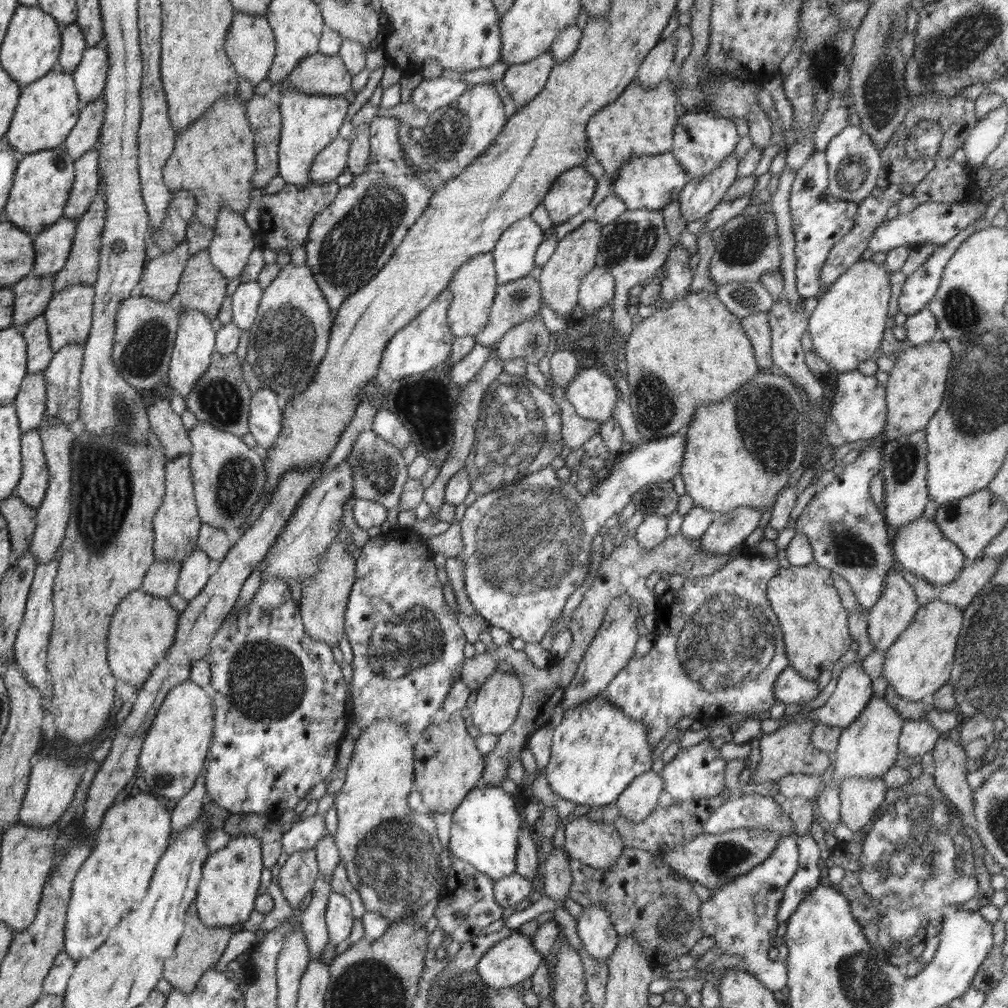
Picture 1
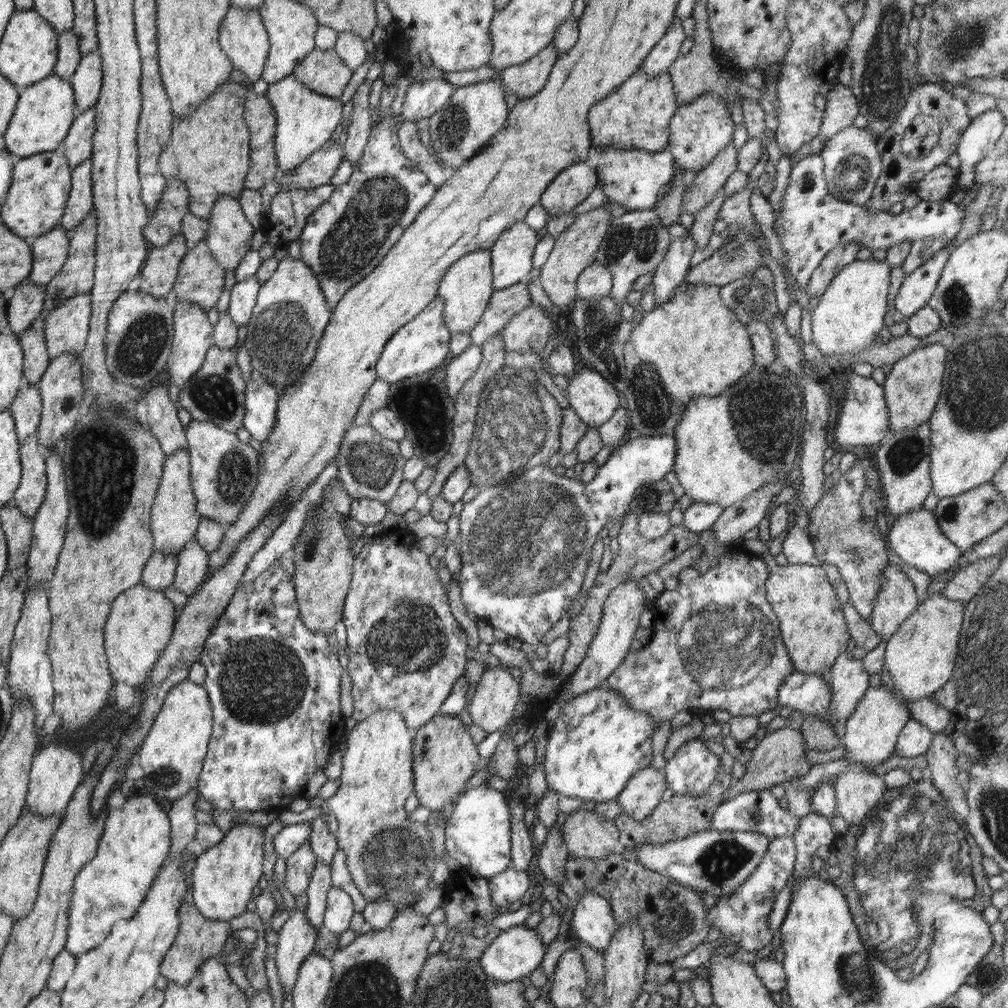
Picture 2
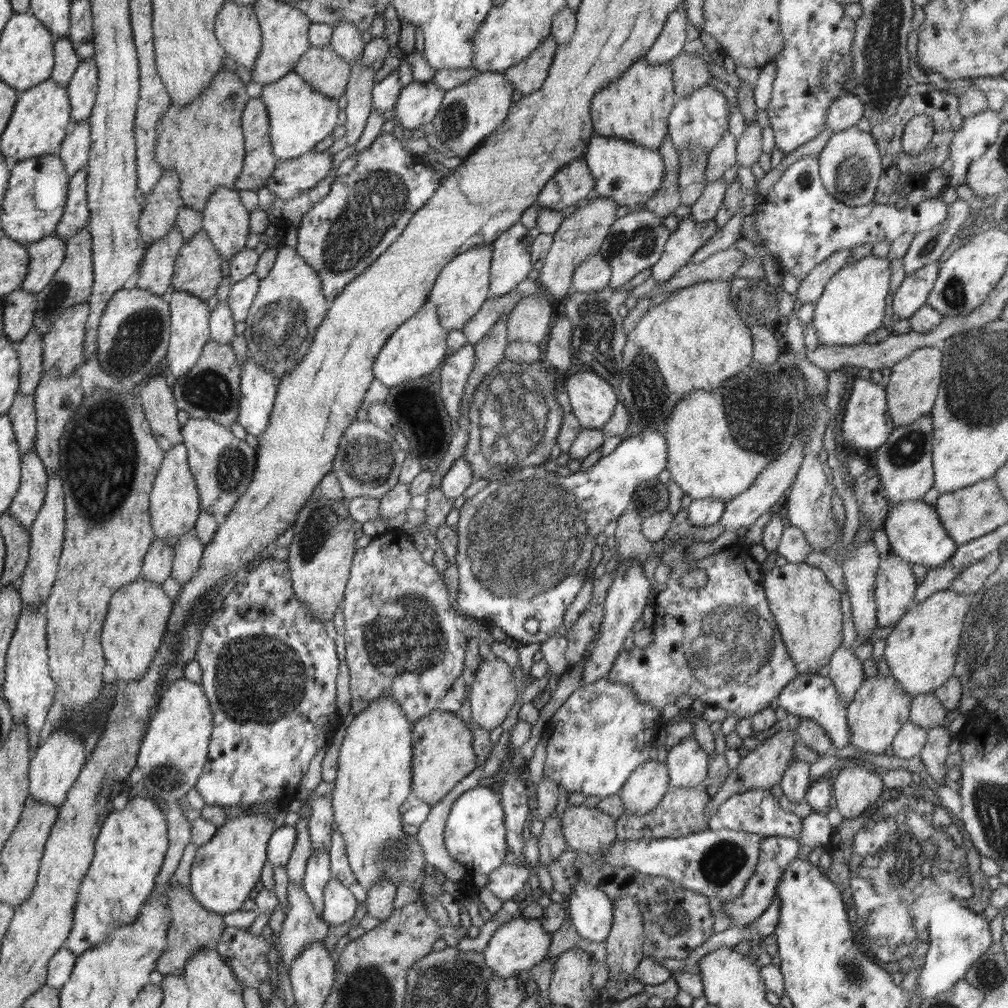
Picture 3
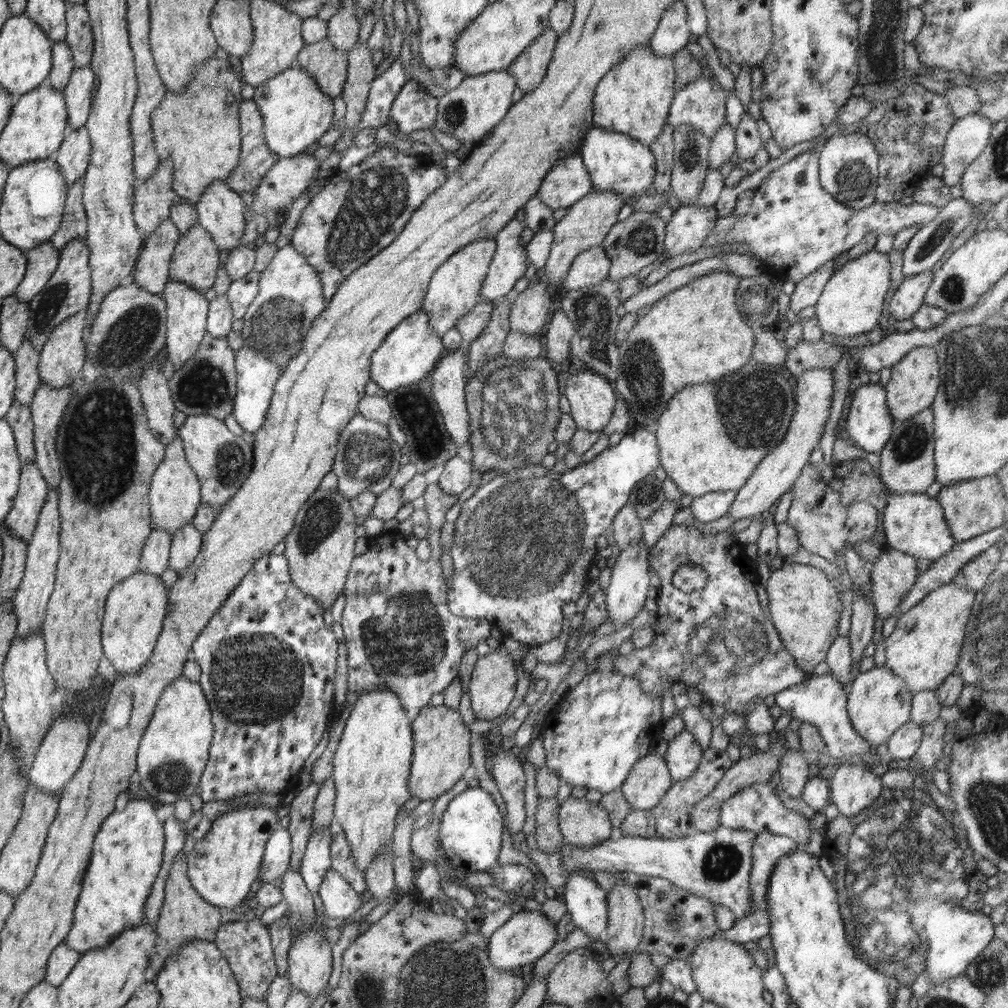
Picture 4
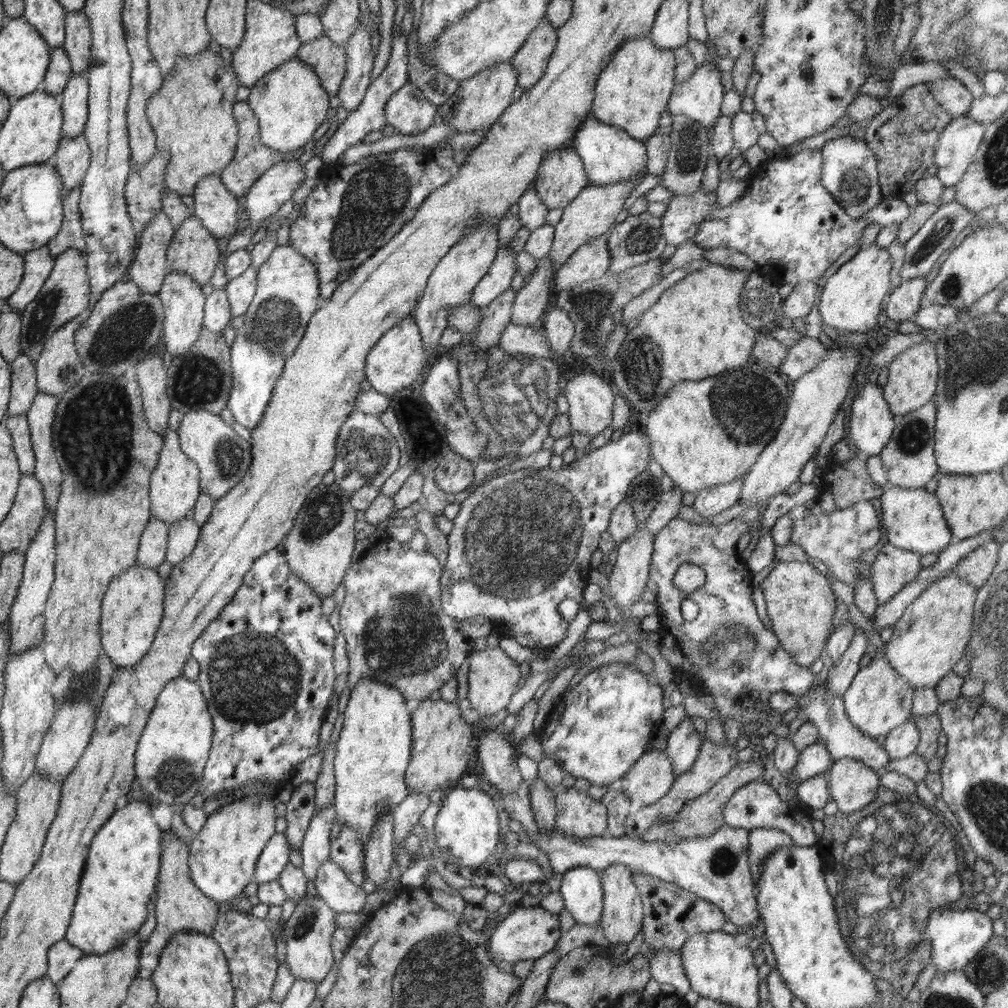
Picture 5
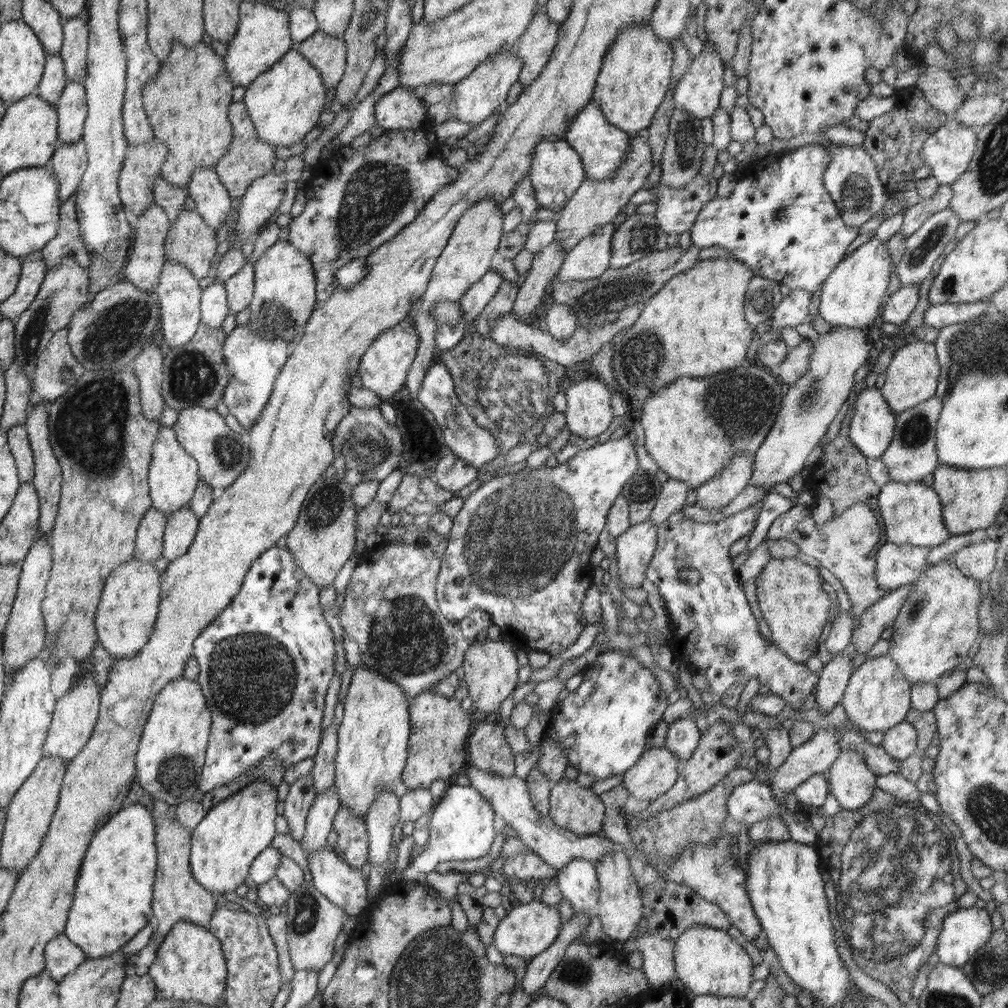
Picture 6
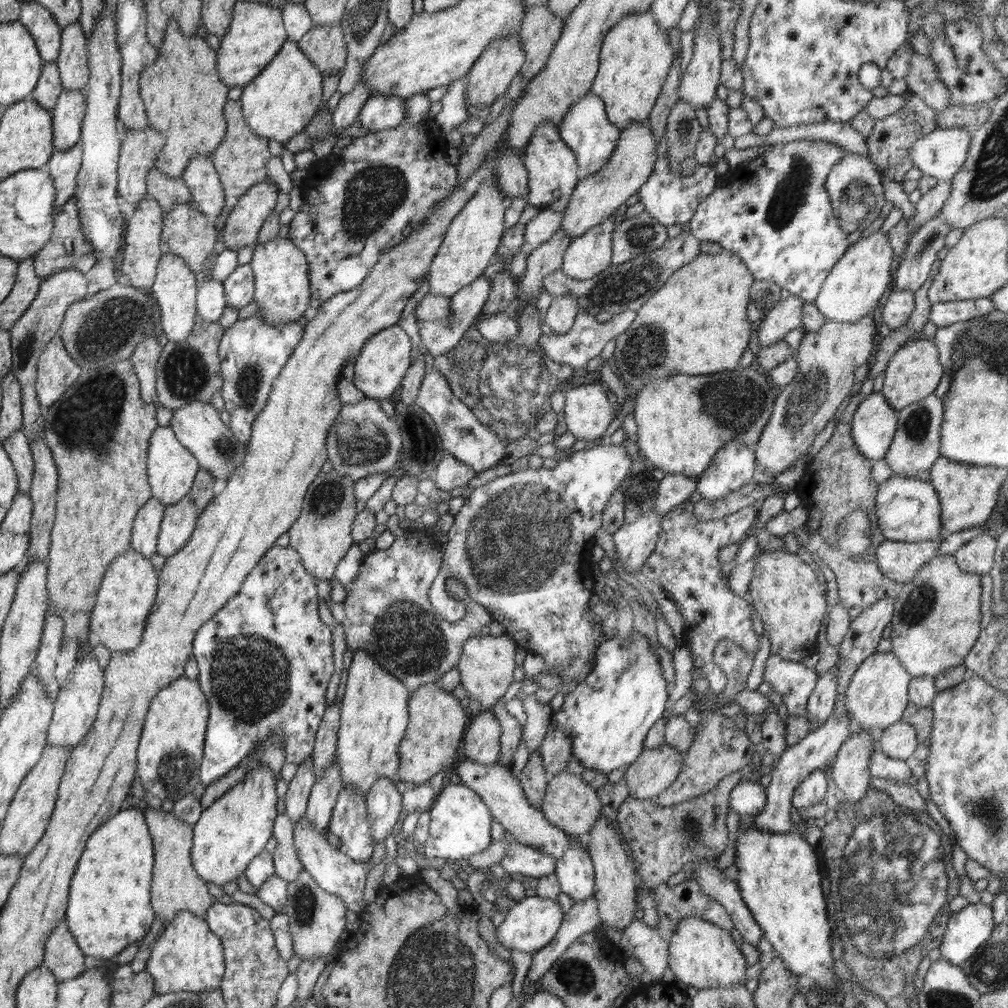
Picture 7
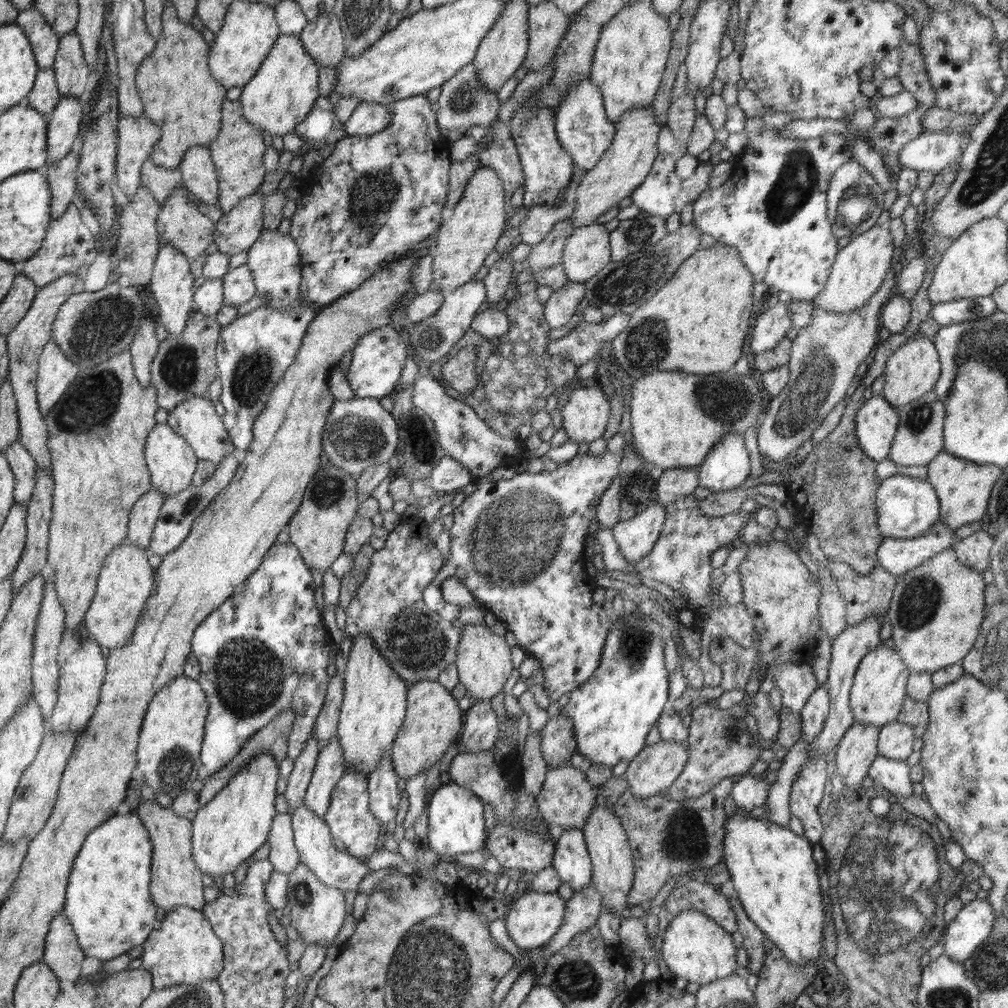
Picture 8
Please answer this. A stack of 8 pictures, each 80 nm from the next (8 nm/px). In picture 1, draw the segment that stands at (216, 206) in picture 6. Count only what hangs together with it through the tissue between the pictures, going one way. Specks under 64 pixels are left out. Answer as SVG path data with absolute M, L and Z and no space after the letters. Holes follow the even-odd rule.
M222 207L217 214L215 231L210 246L207 248L212 265L227 279L238 278L239 274L248 265L248 257L252 249L258 245L254 241L256 232L246 224L244 216L230 207Z

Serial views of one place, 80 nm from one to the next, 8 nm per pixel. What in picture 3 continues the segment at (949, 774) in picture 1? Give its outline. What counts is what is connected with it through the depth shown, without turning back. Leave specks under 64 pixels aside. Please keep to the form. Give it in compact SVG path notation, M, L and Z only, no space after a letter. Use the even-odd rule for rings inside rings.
M938 725L926 729L927 739L924 748L920 750L920 756L928 774L940 785L944 785L944 776L947 767L944 765L949 754L951 735L946 725Z

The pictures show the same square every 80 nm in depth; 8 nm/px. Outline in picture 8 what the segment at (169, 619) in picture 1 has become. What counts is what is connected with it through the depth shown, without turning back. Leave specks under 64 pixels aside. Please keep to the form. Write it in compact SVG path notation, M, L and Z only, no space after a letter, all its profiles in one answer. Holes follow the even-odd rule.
M125 542L115 546L104 559L94 599L84 617L84 626L100 646L117 649L133 635L136 623L146 600L150 598L155 570L150 566L146 551Z

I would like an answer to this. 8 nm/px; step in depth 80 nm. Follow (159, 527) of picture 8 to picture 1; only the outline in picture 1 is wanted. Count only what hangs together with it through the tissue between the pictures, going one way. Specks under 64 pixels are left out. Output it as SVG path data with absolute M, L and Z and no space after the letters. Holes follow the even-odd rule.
M199 548L190 551L190 554L181 562L176 593L190 602L201 594L202 587L208 582L210 574L210 558Z

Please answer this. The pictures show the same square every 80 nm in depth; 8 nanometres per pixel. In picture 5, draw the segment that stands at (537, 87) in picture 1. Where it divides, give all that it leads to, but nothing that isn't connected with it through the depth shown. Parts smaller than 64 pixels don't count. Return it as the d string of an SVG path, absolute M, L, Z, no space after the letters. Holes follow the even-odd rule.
M547 19L542 20L510 62L518 71L518 86L529 89L542 78L556 44L557 30L550 26Z

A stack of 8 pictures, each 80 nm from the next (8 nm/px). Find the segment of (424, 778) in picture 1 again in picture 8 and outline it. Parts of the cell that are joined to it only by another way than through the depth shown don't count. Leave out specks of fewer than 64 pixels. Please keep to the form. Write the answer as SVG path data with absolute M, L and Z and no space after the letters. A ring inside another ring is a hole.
M418 681L407 687L407 707L405 719L396 733L396 738L391 746L390 755L393 760L393 769L399 778L408 780L415 774L425 773L436 769L443 754L448 747L460 740L463 727L462 715L464 711L458 707L458 701L452 696L451 691L446 690L436 681Z

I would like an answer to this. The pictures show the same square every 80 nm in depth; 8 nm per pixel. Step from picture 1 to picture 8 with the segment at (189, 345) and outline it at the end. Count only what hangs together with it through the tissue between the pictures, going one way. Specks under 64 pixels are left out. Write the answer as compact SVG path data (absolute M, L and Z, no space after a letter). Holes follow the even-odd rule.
M162 244L156 255L156 262L152 273L151 281L148 284L148 290L157 302L156 318L160 324L164 325L170 335L182 334L186 328L189 312L194 310L193 296L195 293L195 283L192 273L190 273L190 262L182 254L181 250L172 245Z

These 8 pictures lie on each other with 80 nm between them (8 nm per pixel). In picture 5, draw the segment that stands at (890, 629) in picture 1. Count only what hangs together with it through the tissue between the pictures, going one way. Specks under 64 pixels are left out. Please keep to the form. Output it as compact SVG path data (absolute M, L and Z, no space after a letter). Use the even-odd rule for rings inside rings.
M888 543L876 555L874 564L869 564L869 572L878 606L888 604L890 598L918 578L922 569L920 557Z

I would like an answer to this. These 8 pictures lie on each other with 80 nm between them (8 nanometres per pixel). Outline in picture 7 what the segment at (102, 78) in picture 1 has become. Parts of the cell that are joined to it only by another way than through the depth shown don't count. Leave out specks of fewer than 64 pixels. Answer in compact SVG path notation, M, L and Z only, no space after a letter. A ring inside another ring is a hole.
M63 90L59 94L52 114L54 124L53 146L55 149L68 150L81 138L81 125L86 111L86 98L84 91Z

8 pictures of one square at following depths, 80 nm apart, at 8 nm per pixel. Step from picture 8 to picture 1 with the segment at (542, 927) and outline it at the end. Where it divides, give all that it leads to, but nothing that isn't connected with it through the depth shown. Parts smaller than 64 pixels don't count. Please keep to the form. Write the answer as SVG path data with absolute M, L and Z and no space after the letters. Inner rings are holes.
M518 930L494 943L478 961L476 972L488 988L504 990L532 977L542 962L531 938Z

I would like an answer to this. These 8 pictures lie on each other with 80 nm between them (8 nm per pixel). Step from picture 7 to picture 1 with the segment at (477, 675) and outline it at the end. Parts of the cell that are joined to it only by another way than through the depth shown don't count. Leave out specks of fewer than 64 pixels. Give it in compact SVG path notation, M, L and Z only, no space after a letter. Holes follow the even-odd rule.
M496 671L477 690L472 722L481 734L505 733L517 717L523 688L516 675Z

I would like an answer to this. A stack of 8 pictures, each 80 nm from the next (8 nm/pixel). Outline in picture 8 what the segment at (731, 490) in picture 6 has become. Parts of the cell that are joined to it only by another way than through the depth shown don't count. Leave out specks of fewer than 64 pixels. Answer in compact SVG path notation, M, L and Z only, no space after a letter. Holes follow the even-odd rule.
M723 434L699 468L699 486L712 494L737 488L751 476L750 456L741 434Z

